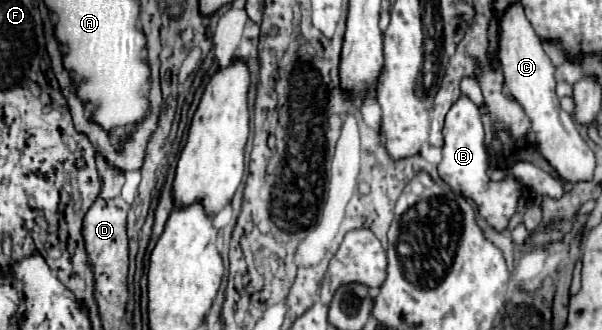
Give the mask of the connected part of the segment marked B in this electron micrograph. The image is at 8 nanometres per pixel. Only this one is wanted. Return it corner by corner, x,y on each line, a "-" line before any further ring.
460,96
452,104
450,112
446,114
442,134
444,134
444,146
442,146
442,162
438,164
438,176
452,190
462,192
466,198
474,200
480,216
494,230
502,232
518,208
518,202
524,194
524,186
512,174
508,174
506,178
498,182
494,182
488,176
488,158
486,158
486,148
484,148
484,126
482,126
480,108
468,96

